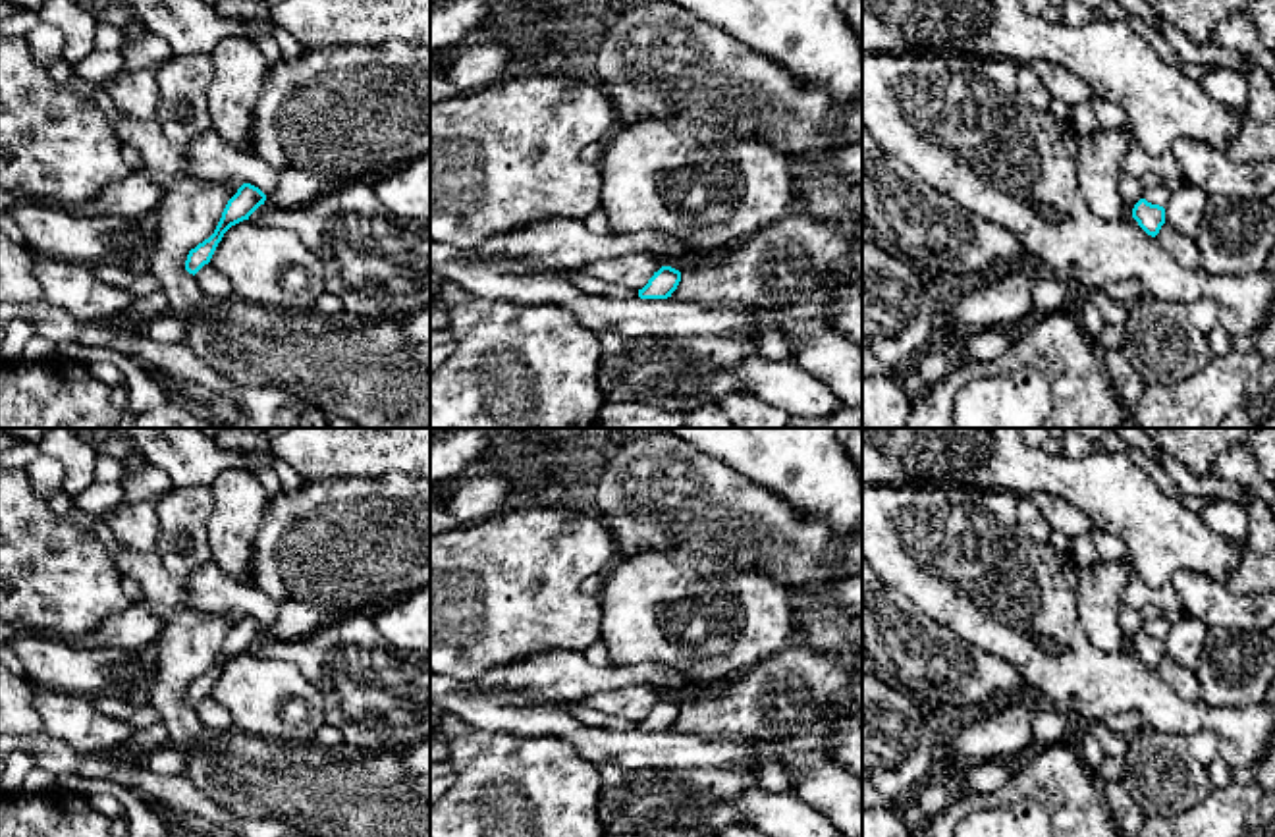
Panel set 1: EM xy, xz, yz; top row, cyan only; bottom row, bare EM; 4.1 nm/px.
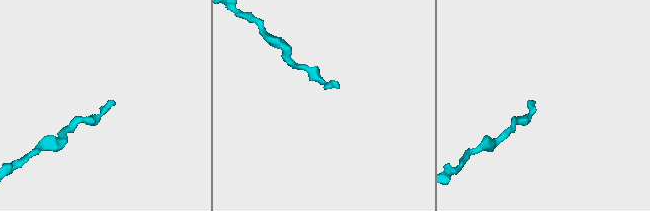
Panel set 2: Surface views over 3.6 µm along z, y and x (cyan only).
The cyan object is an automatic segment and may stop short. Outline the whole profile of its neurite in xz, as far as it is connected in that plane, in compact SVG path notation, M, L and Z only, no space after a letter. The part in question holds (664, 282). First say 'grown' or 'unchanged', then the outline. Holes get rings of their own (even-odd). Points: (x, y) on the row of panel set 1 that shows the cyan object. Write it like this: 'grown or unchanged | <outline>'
unchanged | M662 266L648 284L638 289L640 299L667 299L677 289L681 272L671 266Z

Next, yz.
unchanged | M1140 199L1132 208L1132 218L1152 237L1155 237L1165 224L1165 208Z

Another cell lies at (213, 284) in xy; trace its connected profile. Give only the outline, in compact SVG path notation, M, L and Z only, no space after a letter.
M208 262L197 274L195 280L206 299L231 299L231 284Z

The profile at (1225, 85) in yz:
M1211 68L1202 79L1204 91L1231 110L1246 108L1246 89L1240 71L1231 68Z

